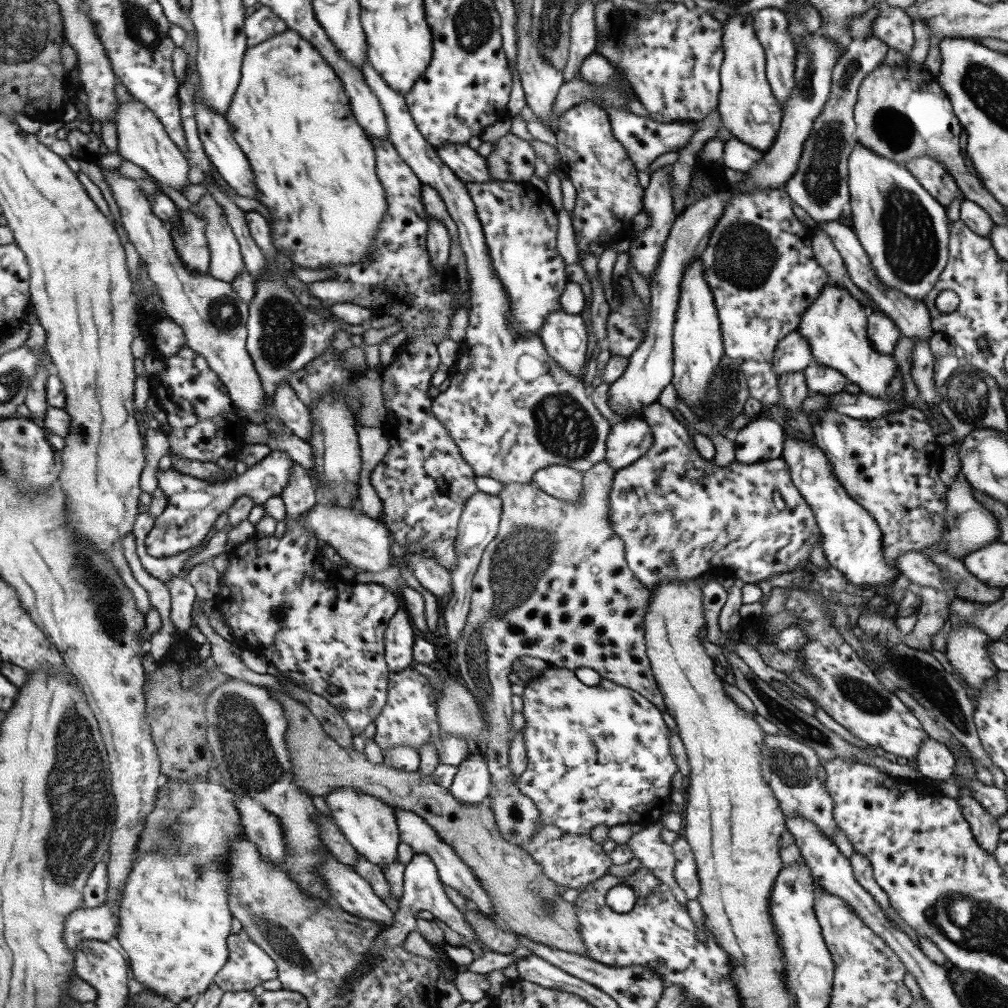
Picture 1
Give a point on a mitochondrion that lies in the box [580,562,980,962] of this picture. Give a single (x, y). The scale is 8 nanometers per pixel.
(924, 680)

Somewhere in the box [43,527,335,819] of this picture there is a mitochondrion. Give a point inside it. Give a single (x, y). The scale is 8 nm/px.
(249, 757)

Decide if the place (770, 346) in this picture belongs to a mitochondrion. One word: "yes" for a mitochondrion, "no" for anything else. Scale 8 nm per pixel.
no

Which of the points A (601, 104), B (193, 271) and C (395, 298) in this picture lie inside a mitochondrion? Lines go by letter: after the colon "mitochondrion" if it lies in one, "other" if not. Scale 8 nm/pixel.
A: other
B: other
C: other

